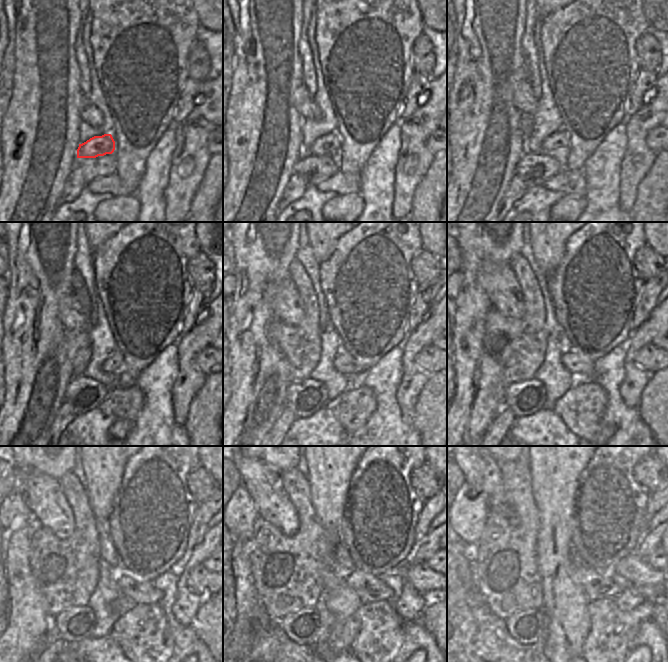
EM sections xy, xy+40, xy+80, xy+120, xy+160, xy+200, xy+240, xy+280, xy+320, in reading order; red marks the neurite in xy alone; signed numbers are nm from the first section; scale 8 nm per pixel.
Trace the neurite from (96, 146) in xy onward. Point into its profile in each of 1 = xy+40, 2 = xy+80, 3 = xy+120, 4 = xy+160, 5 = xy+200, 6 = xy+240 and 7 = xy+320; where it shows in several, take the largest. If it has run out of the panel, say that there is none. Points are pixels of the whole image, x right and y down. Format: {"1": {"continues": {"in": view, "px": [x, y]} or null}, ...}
{"1": {"continues": {"in": "xy+40", "px": [328, 145]}}, "2": {"continues": {"in": "xy+80", "px": [557, 144]}}, "3": {"continues": {"in": "xy+120", "px": [114, 364]}}, "4": {"continues": {"in": "xy+160", "px": [344, 363]}}, "5": {"continues": {"in": "xy+200", "px": [572, 360]}}, "6": {"continues": {"in": "xy+240", "px": [127, 583]}}, "7": {"continues": {"in": "xy+320", "px": [597, 587]}}}

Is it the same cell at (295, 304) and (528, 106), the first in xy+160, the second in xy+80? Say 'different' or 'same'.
same

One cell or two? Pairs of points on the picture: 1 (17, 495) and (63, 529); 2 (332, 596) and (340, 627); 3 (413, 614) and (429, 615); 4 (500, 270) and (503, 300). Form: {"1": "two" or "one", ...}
{"1": "two", "2": "one", "3": "two", "4": "one"}

